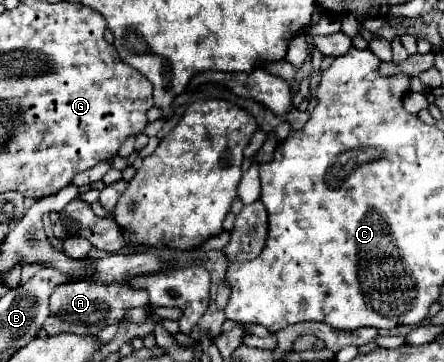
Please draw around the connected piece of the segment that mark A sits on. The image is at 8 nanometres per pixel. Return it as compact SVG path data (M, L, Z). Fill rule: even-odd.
M72 281L72 283L62 283L56 287L56 291L50 295L50 315L44 323L44 331L48 335L56 333L76 333L76 335L98 335L106 325L116 323L122 319L122 315L132 309L132 307L142 307L150 311L158 319L170 319L178 321L180 311L174 307L152 307L148 303L148 293L142 289L130 289L130 287L96 287L94 283L88 281Z

